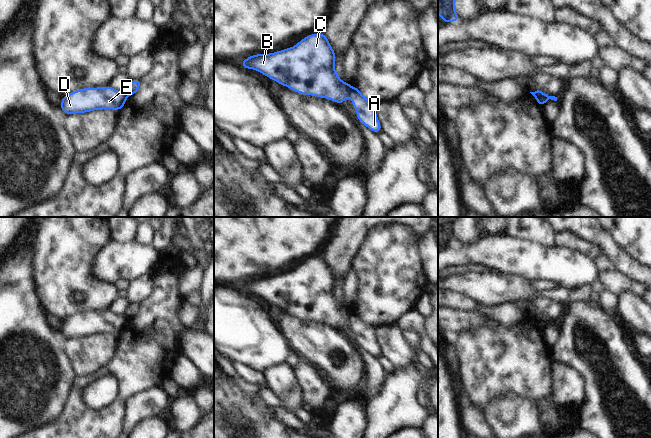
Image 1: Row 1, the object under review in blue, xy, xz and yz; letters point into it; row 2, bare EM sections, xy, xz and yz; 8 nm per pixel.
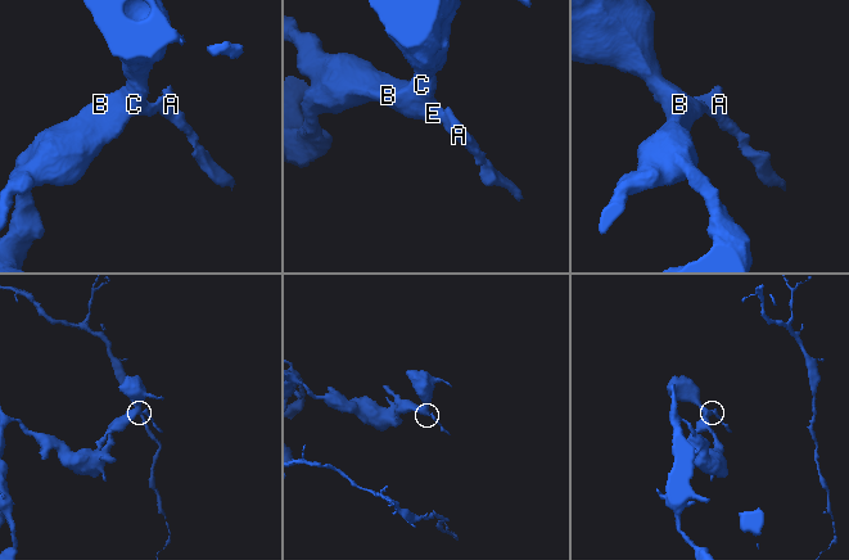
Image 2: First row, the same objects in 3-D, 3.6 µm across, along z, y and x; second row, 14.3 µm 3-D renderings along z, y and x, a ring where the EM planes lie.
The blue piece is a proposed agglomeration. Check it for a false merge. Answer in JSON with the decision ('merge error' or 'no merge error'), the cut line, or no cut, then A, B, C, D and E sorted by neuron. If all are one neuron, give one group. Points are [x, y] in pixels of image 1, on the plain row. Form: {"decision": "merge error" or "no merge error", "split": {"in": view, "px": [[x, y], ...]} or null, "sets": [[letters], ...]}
{"decision": "merge error", "split": {"in": "yz", "px": [[534, 315], [543, 317], [548, 322]]}, "sets": [["A"], ["B", "C", "D", "E"]]}

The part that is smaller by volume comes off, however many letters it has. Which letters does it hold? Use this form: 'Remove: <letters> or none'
Remove: A

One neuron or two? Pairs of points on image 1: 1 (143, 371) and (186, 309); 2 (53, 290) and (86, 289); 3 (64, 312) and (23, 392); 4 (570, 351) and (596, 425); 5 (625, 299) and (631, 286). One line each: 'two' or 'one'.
1: two
2: one
3: two
4: one
5: two

